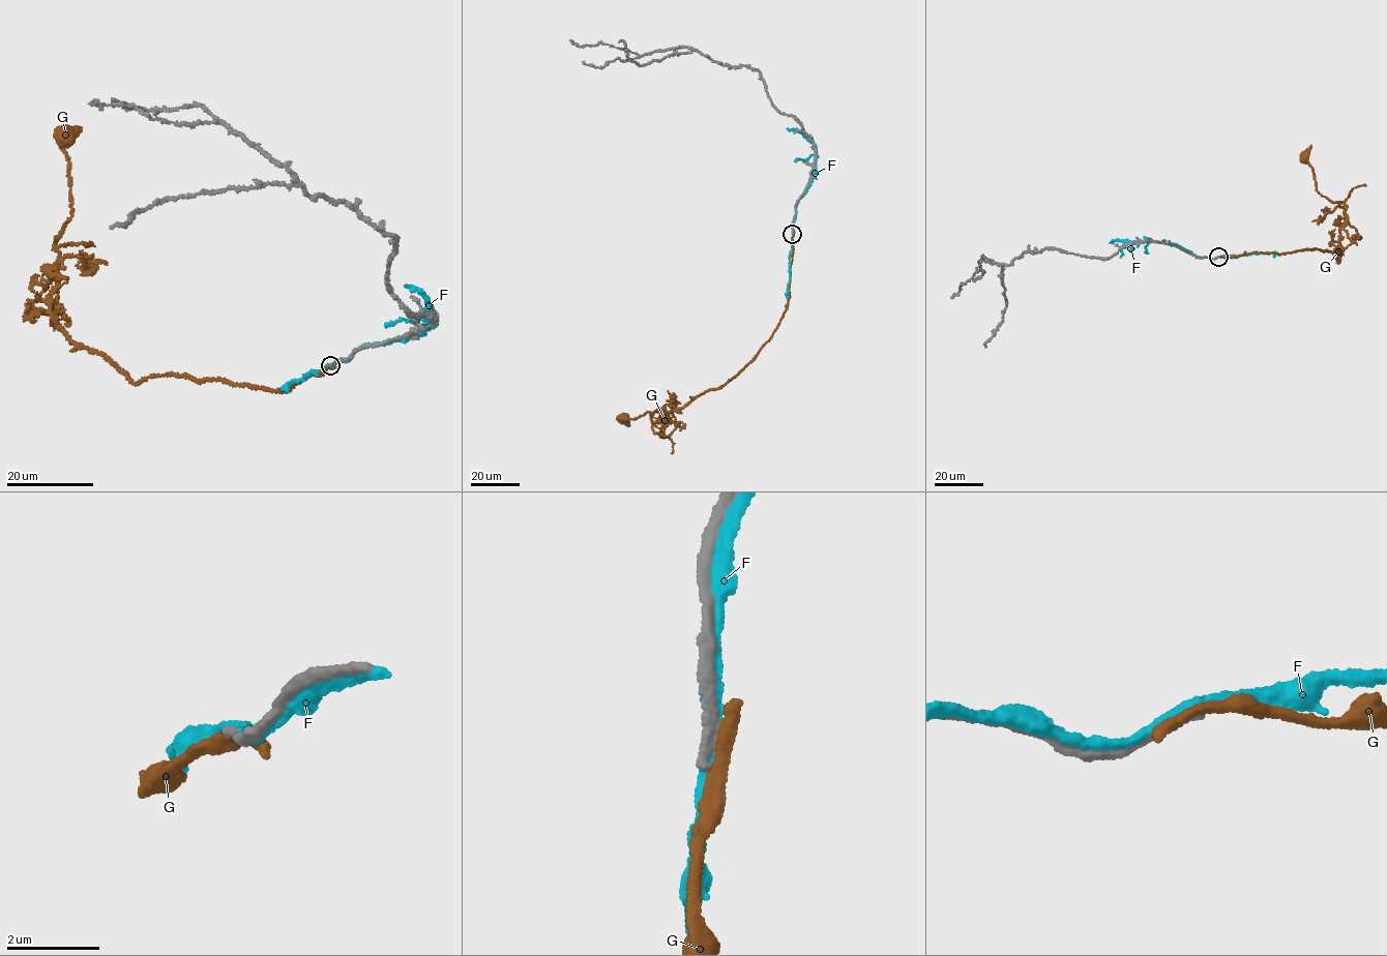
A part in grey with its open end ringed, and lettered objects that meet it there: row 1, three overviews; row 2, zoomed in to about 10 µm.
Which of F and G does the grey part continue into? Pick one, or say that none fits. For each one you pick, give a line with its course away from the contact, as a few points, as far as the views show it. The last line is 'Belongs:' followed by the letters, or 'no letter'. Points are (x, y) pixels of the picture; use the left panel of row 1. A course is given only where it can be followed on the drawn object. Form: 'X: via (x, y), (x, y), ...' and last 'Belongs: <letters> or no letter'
Belongs: no letter

